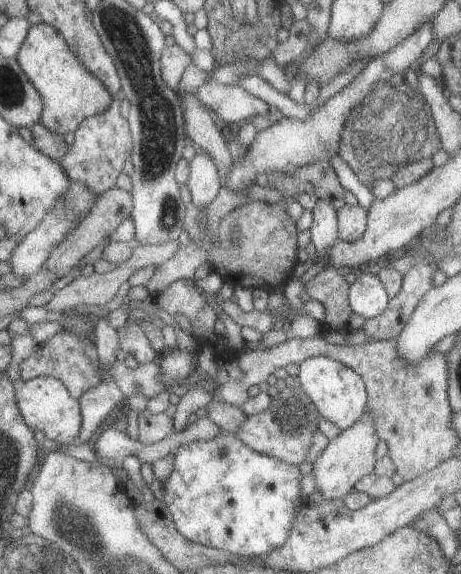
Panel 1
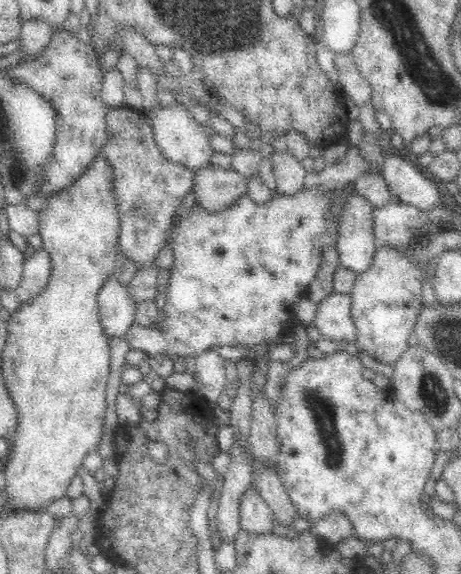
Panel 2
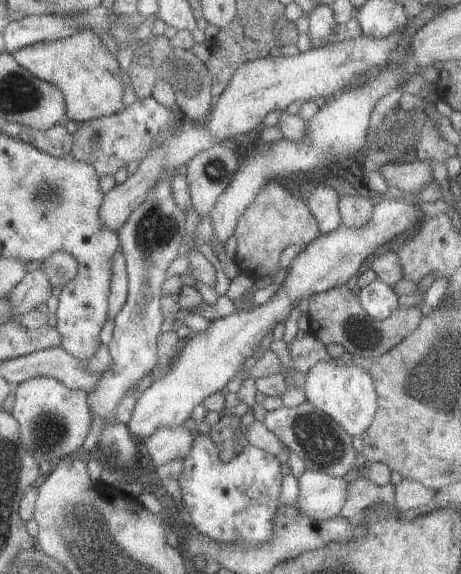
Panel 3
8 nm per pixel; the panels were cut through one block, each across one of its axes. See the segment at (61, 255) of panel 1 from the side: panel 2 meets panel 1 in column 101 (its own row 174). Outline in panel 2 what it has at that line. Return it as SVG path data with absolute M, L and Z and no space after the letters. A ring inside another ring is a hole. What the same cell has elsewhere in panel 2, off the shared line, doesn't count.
M208 164L193 172L191 192L195 205L206 214L226 210L245 193L247 178L235 170Z

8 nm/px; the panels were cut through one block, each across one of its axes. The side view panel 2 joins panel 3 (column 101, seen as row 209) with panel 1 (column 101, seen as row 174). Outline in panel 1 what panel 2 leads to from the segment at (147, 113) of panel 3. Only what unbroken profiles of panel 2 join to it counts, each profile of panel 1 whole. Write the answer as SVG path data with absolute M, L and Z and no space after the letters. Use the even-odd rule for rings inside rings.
M113 97L110 105L99 114L82 120L74 130L74 138L67 152L60 158L60 167L71 181L84 184L95 195L115 186L123 163L132 150L132 138L127 121L119 115L120 100Z

